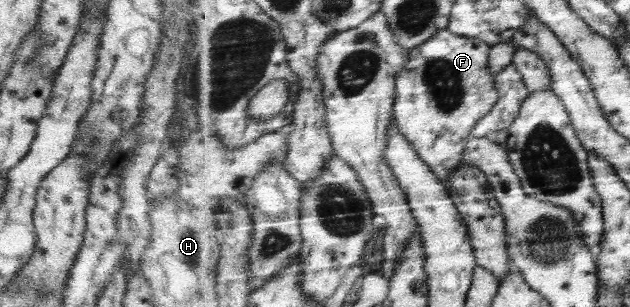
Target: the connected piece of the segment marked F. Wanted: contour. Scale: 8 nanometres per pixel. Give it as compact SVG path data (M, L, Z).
M444 29L428 43L410 50L413 58L398 77L398 98L395 106L398 128L409 138L412 146L421 155L421 159L434 169L434 173L446 186L450 183L450 177L453 177L457 169L466 163L465 152L476 125L493 113L501 101L501 94L497 89L497 77L490 69L492 48L489 42L478 37L464 37Z

